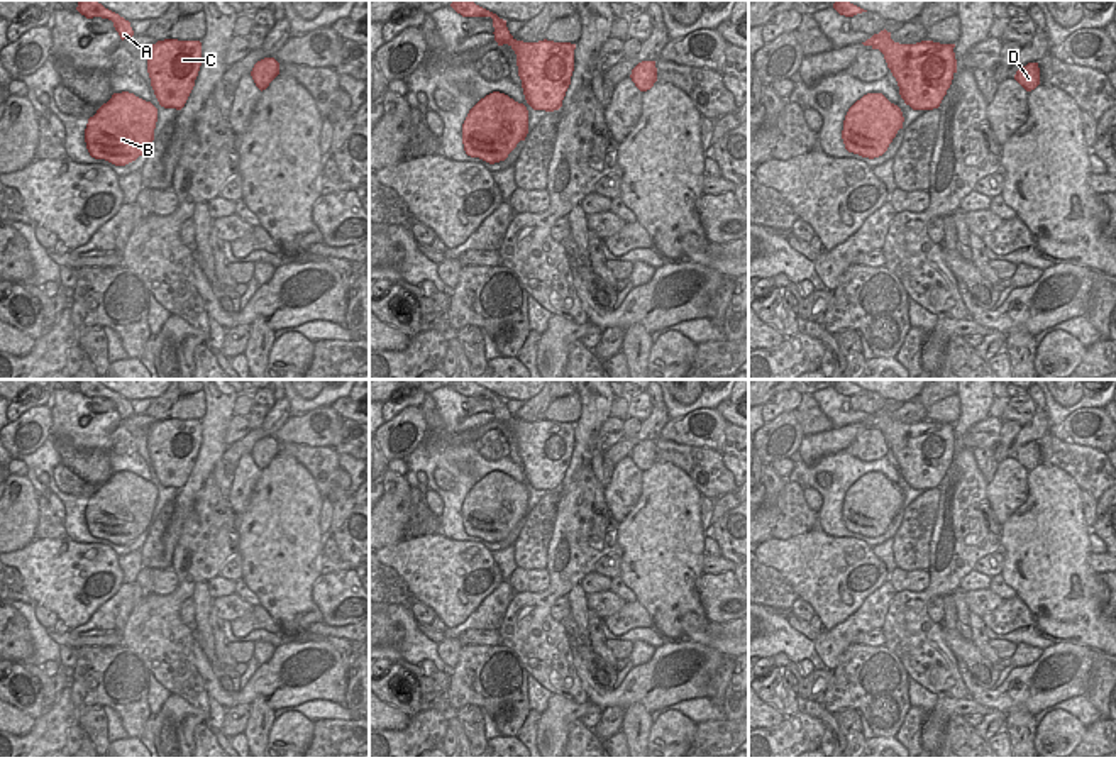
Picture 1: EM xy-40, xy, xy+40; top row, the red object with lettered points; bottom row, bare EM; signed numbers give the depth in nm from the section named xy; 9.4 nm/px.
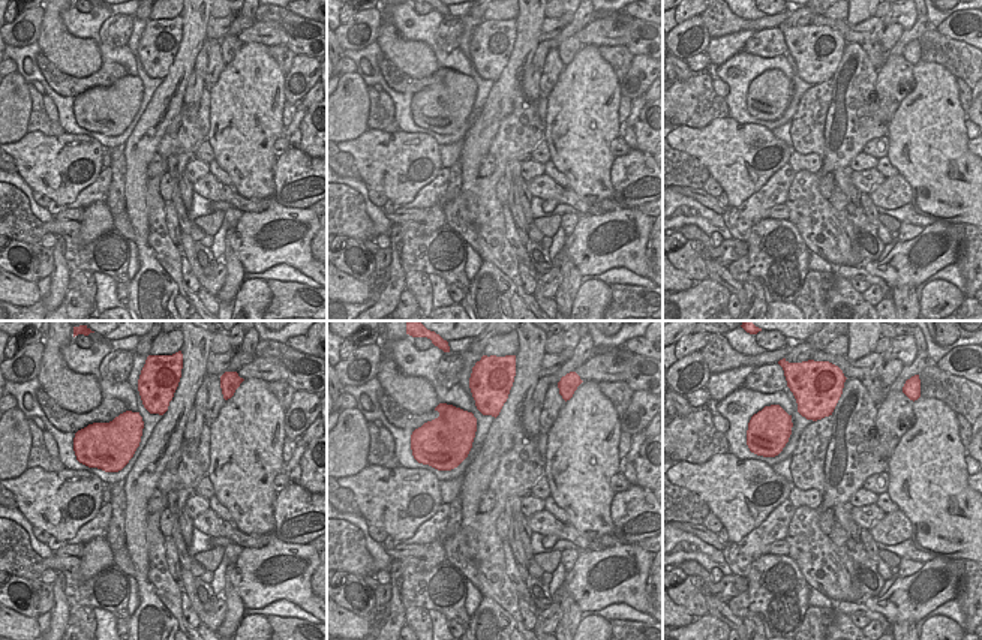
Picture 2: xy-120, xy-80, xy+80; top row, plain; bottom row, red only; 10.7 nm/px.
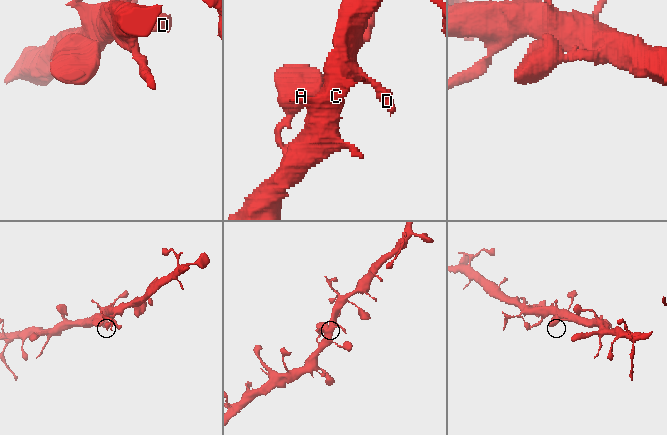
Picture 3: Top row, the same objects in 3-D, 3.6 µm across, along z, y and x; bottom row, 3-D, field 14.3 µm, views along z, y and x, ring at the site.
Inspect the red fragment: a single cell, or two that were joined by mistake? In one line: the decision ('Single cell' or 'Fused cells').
Single cell.

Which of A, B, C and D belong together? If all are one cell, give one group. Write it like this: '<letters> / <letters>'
A B C D

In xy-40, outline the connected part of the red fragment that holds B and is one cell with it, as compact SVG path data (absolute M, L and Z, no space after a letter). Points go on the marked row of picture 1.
M113 93L85 129L91 157L125 166L142 156L154 141L157 108L134 93Z

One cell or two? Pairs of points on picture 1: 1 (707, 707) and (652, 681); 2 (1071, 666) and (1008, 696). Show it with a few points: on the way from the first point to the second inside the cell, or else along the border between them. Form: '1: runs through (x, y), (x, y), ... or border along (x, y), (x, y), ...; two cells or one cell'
1: border along (710, 698), (688, 698), (654, 712); two cells
2: runs through (1055, 683), (1054, 690), (1045, 693), (1025, 693); one cell

